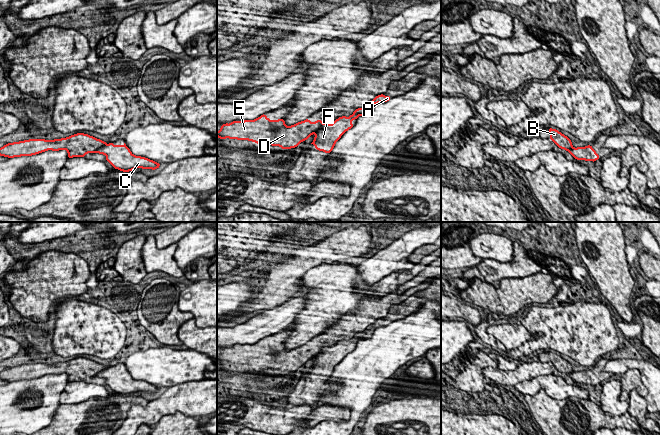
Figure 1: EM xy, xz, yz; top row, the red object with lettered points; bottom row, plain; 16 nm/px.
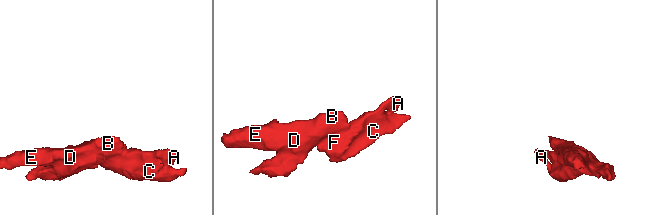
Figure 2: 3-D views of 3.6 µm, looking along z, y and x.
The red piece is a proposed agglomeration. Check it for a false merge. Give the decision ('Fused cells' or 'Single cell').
Fused cells

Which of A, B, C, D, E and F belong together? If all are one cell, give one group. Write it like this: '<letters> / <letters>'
A C F / B D E

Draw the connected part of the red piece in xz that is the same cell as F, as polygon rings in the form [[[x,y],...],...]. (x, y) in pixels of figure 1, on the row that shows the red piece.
[[[384,94],[378,95],[374,100],[369,101],[363,108],[355,109],[351,116],[339,117],[331,124],[323,123],[323,125],[315,132],[316,136],[311,144],[315,145],[316,150],[324,151],[325,153],[332,152],[335,143],[342,137],[341,135],[354,127],[354,124],[351,123],[352,120],[355,120],[362,115],[371,114],[373,103],[378,104],[380,102],[387,102],[390,99],[390,96],[385,96]]]

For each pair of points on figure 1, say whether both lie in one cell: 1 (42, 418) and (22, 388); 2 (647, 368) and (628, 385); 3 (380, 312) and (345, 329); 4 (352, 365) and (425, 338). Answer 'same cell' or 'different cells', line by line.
1: same cell
2: different cells
3: same cell
4: same cell

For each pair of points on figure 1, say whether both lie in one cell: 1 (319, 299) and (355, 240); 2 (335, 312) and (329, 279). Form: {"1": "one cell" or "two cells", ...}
{"1": "two cells", "2": "one cell"}

